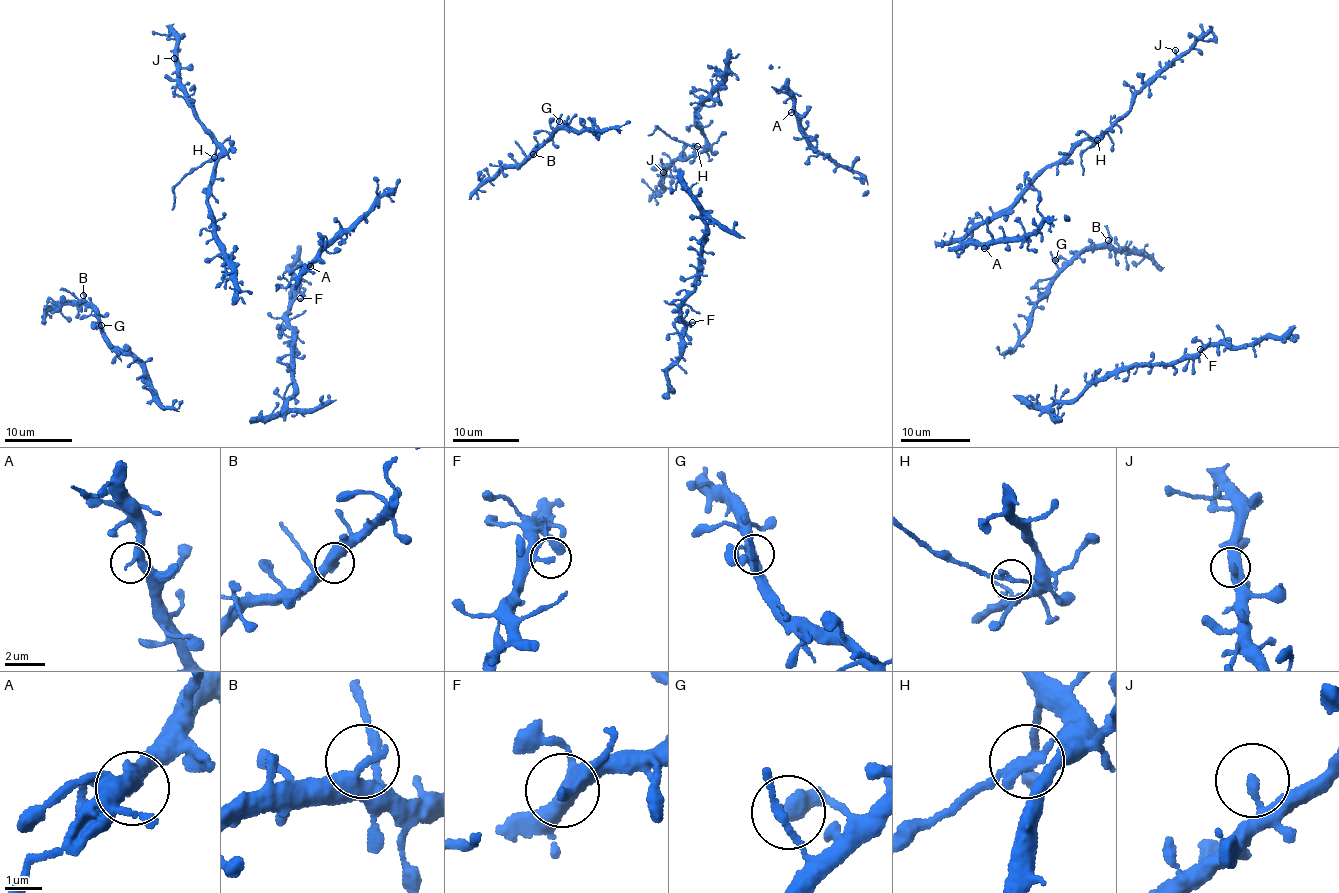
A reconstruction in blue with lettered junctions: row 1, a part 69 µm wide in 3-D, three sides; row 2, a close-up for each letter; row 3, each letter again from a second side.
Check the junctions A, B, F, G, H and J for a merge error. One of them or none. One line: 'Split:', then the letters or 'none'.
Split: H

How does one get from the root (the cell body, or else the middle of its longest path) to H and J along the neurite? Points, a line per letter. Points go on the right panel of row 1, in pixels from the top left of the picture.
H: (960, 242), (980, 222), (995, 219), (1048, 166), (1056, 164), (1088, 138), (1097, 140)
J: (960, 242), (995, 219), (1048, 166), (1088, 138), (1098, 139), (1175, 50)

